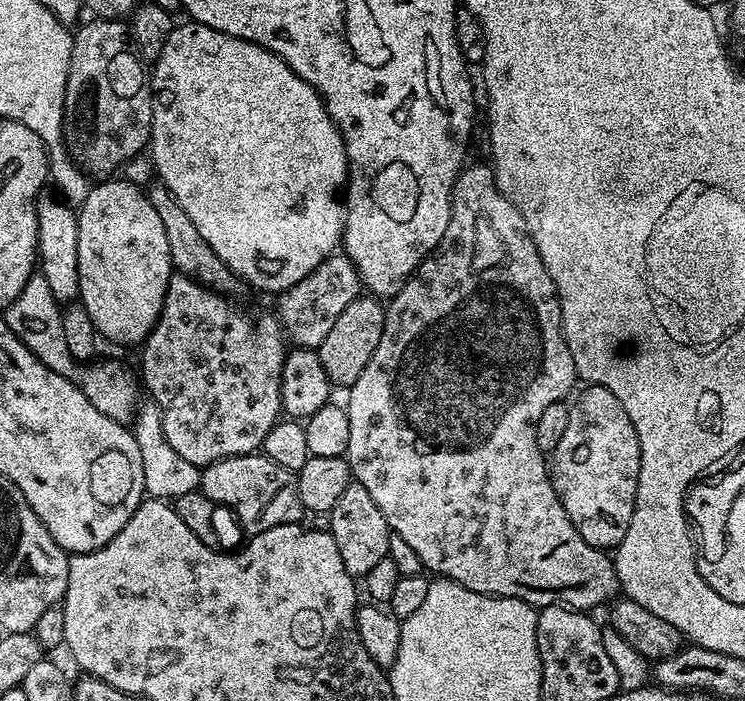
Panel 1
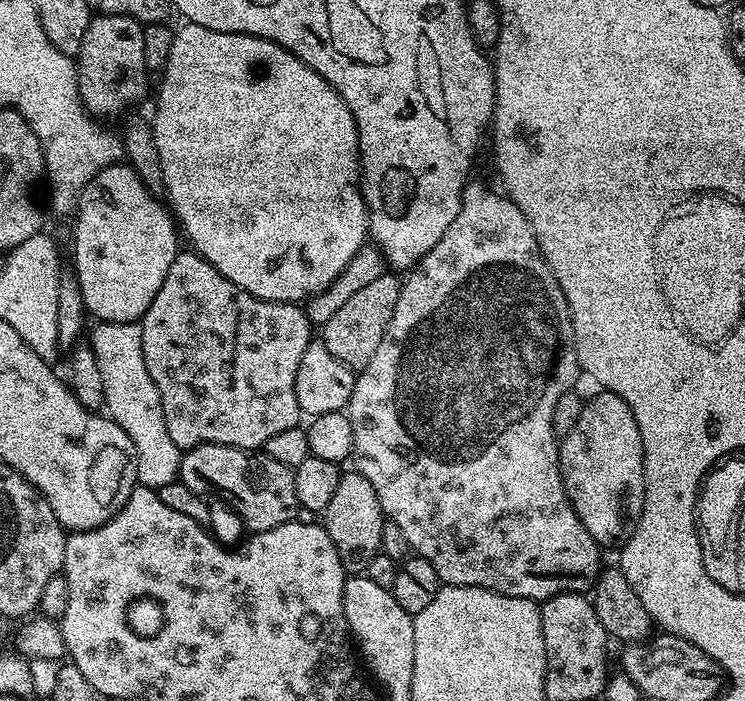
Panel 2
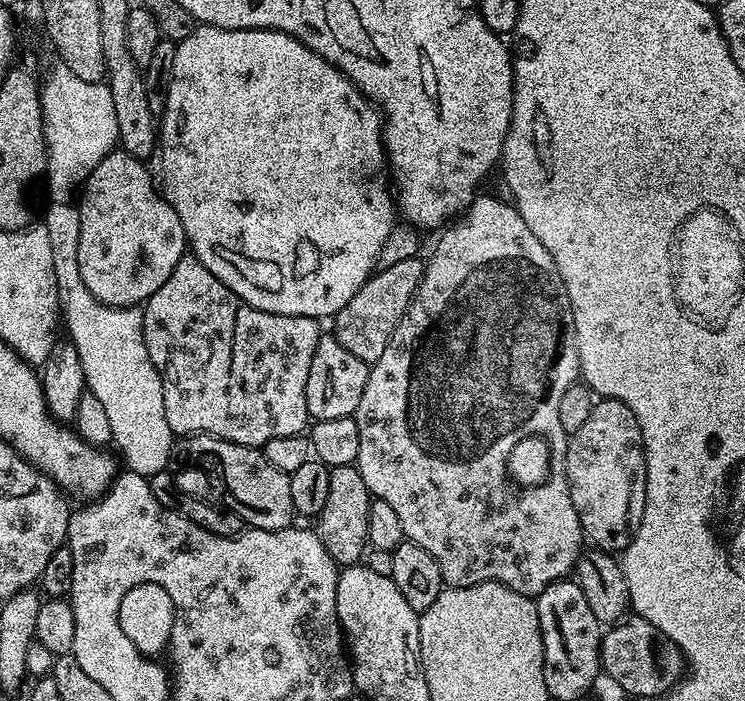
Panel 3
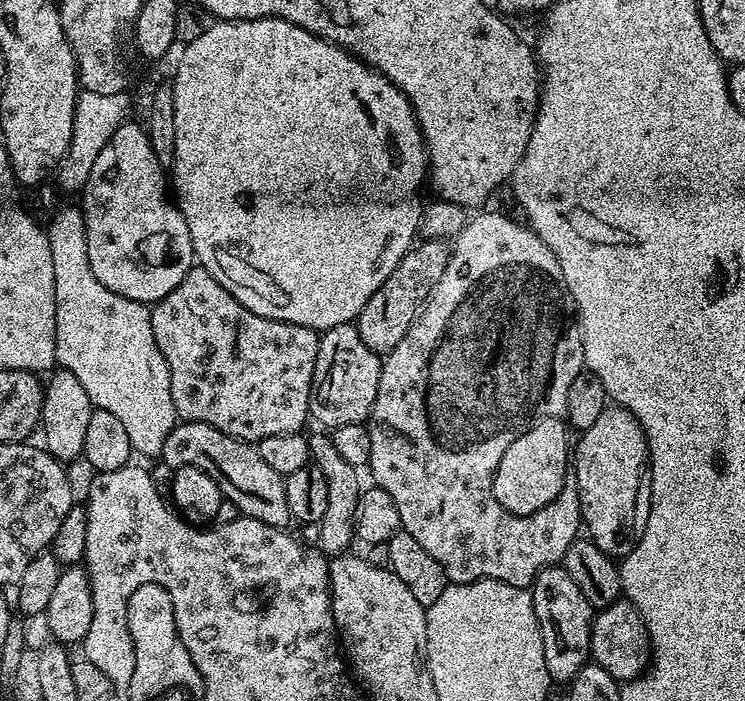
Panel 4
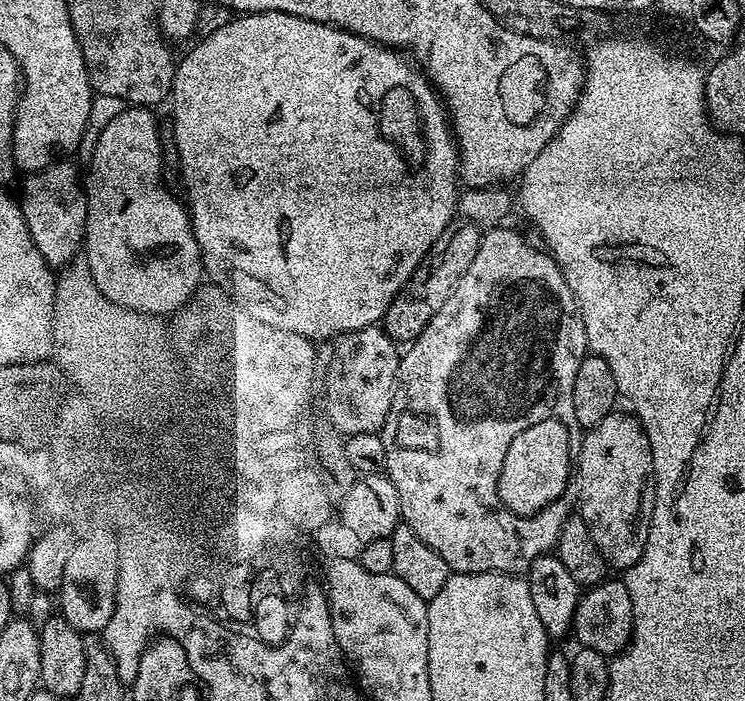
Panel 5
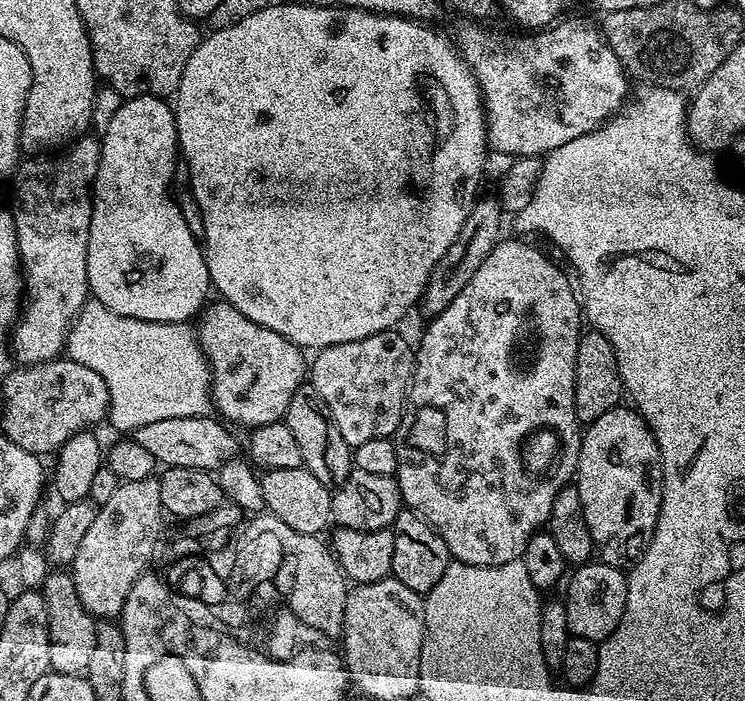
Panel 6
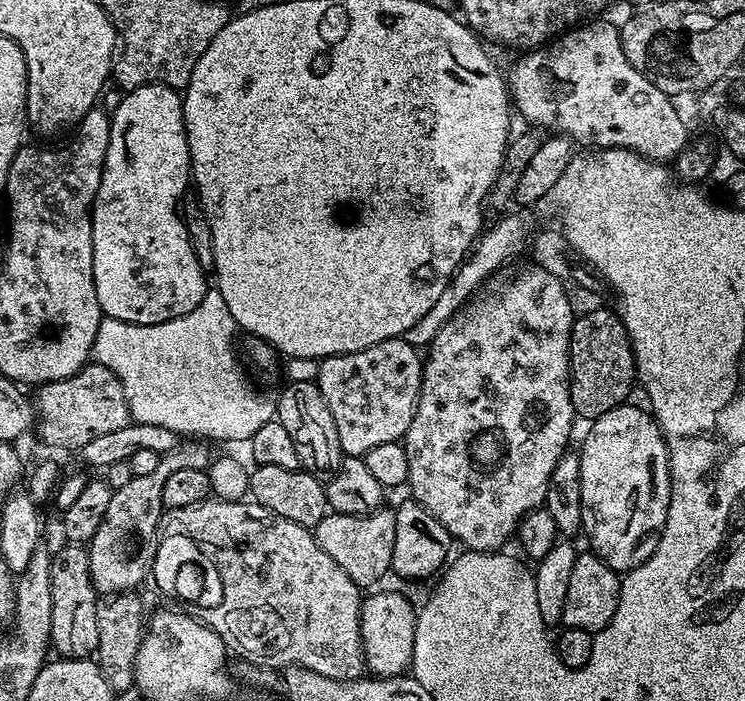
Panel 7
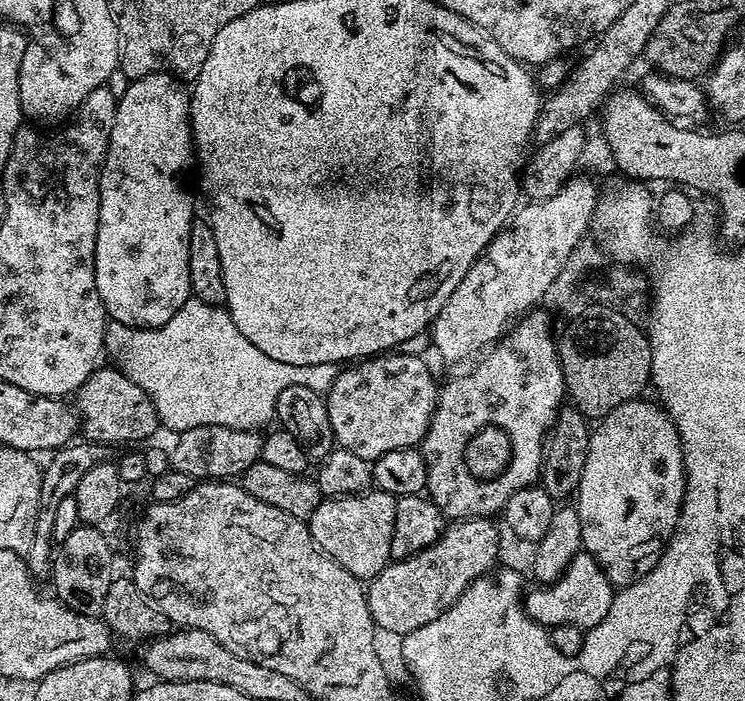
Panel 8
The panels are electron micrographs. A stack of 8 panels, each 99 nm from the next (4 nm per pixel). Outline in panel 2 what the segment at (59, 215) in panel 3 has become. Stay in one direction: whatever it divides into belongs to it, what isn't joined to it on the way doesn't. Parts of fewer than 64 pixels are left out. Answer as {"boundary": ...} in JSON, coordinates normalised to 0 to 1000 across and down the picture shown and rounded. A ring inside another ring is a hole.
{"boundary":[[[134,459],[128,465],[121,495],[126,499],[126,511],[132,511],[132,528],[137,528],[140,582],[153,603],[174,619],[174,631],[180,631],[184,692],[213,699],[239,683],[244,641],[230,629],[223,616],[223,596],[219,595],[212,553],[192,515],[188,462]]]}

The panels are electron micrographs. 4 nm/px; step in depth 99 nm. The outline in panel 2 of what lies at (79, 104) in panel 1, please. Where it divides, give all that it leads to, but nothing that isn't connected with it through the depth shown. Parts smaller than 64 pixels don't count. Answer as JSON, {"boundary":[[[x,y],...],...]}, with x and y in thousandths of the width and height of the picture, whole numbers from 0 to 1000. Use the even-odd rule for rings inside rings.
{"boundary":[[[129,20],[118,33],[105,81],[105,113],[107,143],[125,167],[156,165],[166,158],[170,161],[170,154],[181,143],[192,140],[201,113],[191,71],[193,43],[195,36],[168,23]]]}

